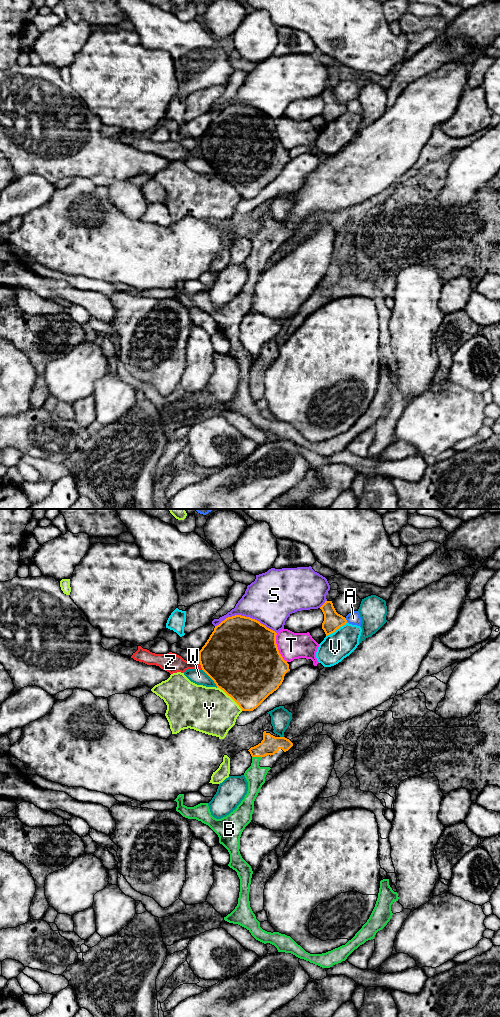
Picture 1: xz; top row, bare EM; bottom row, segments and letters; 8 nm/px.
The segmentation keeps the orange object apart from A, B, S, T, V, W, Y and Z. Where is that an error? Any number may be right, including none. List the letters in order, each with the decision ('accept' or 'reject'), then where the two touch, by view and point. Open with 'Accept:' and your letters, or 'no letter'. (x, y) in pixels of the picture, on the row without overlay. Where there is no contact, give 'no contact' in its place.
Accept: B
A: reject; contact xz (346, 108)
B: accept; contact xz (257, 244)
S: reject; contact xz (246, 105)
T: reject; contact xz (277, 136)
V: reject; contact xz (336, 117)
W: reject; contact xz (210, 165)
Y: reject; contact xz (230, 184)
Z: reject; contact xz (200, 152)

